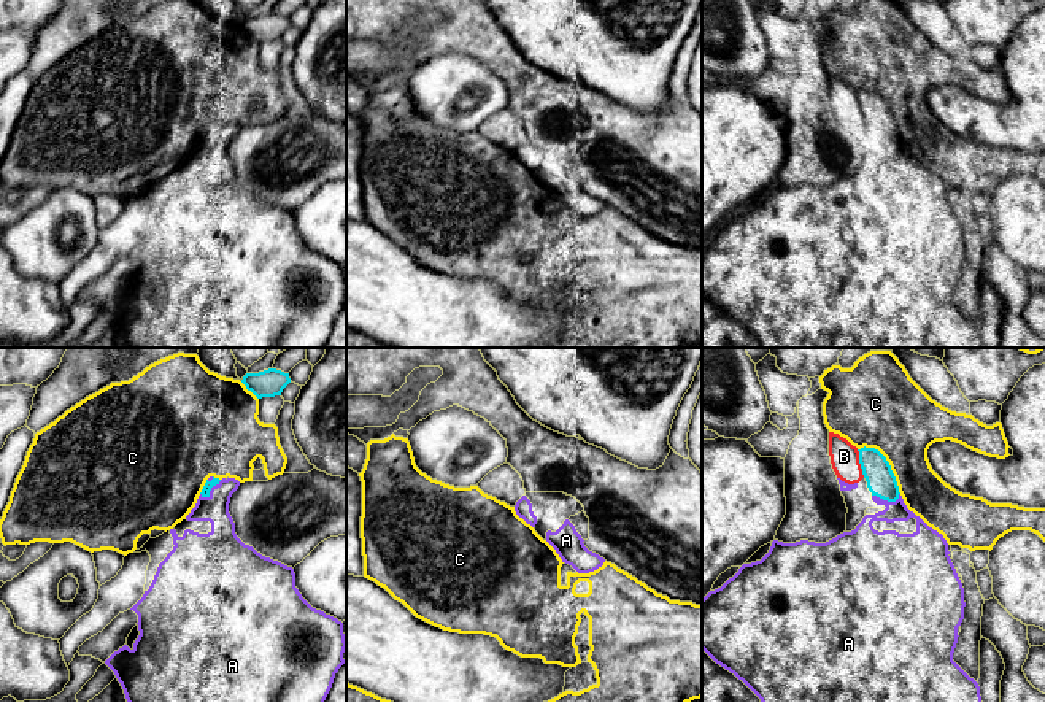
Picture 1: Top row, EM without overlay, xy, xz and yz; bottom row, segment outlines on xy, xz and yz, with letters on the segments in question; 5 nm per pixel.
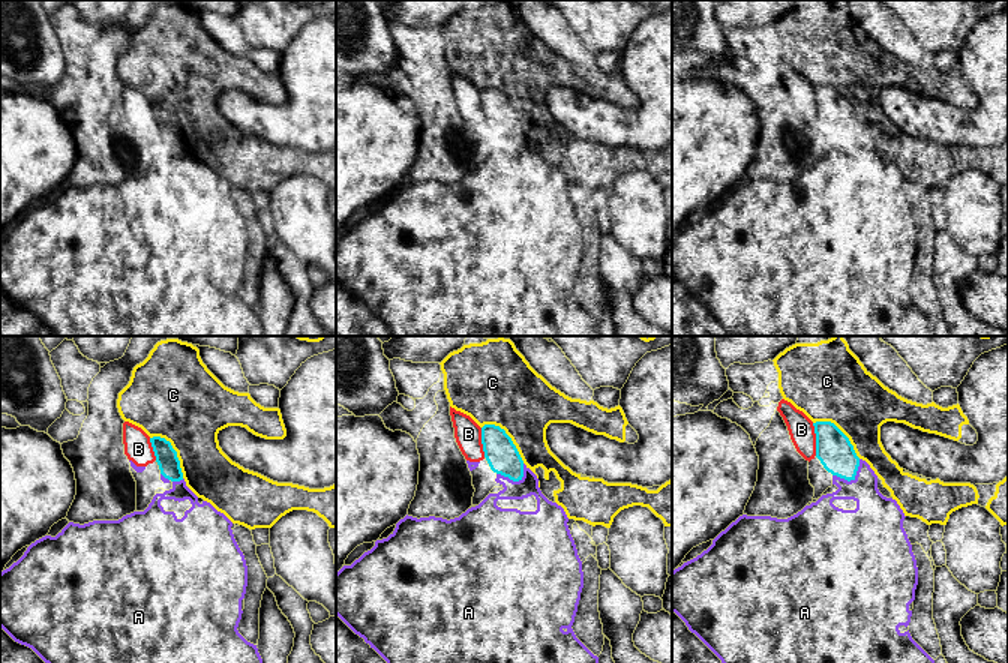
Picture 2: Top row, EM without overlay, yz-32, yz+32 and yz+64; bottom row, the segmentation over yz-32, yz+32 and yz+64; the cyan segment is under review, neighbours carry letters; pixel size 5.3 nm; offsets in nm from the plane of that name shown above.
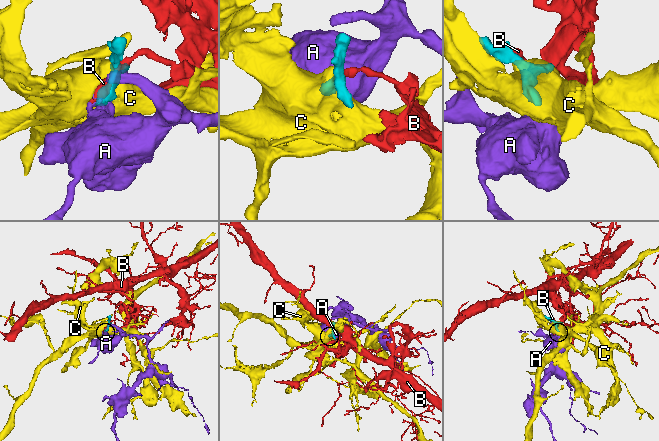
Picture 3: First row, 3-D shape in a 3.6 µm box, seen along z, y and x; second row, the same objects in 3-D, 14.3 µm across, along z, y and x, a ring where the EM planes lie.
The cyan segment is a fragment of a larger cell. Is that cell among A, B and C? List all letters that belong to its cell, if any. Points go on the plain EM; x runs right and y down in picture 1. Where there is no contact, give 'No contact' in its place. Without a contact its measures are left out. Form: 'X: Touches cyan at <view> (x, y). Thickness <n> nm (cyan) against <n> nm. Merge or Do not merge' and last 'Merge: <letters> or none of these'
A: Touches cyan at yz (886, 143). Thickness 140 nm (cyan) against 190 nm. Merge
B: Touches cyan at yz (859, 107). Thickness 140 nm (cyan) against 140 nm. Do not merge
C: Touches cyan at yz (888, 107). Thickness 140 nm (cyan) against 400 nm. Do not merge
Merge: A

